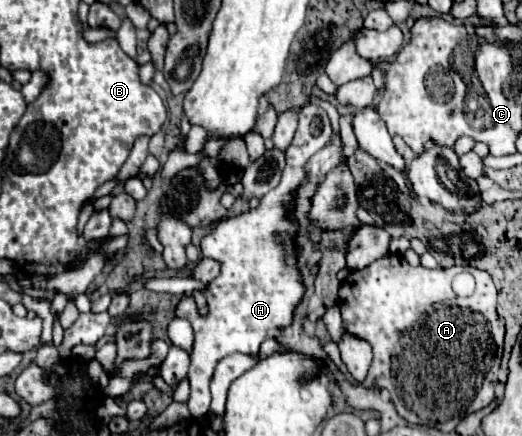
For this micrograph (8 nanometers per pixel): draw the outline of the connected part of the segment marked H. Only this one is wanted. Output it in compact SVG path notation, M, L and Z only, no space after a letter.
M312 102L304 104L300 110L296 136L286 152L288 164L282 174L282 182L262 198L256 210L248 210L230 220L220 220L214 226L214 232L202 238L202 256L214 258L222 264L220 276L212 280L206 290L210 312L208 316L200 316L194 298L182 298L176 310L176 314L180 318L186 318L194 328L194 344L190 356L192 364L188 372L188 410L194 418L206 416L210 410L208 382L218 360L232 352L256 354L258 346L268 338L268 334L292 322L292 314L304 294L304 286L296 270L296 228L286 218L286 214L288 206L292 204L292 192L302 184L306 176L304 164L310 160L312 154L326 146L328 138L330 120L326 112Z

